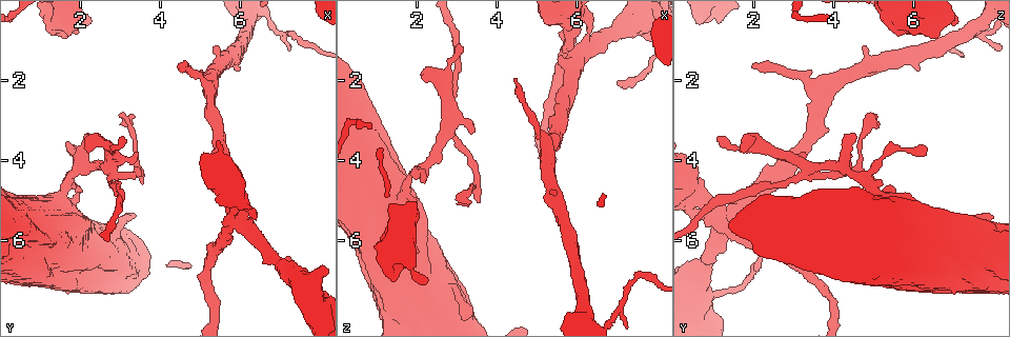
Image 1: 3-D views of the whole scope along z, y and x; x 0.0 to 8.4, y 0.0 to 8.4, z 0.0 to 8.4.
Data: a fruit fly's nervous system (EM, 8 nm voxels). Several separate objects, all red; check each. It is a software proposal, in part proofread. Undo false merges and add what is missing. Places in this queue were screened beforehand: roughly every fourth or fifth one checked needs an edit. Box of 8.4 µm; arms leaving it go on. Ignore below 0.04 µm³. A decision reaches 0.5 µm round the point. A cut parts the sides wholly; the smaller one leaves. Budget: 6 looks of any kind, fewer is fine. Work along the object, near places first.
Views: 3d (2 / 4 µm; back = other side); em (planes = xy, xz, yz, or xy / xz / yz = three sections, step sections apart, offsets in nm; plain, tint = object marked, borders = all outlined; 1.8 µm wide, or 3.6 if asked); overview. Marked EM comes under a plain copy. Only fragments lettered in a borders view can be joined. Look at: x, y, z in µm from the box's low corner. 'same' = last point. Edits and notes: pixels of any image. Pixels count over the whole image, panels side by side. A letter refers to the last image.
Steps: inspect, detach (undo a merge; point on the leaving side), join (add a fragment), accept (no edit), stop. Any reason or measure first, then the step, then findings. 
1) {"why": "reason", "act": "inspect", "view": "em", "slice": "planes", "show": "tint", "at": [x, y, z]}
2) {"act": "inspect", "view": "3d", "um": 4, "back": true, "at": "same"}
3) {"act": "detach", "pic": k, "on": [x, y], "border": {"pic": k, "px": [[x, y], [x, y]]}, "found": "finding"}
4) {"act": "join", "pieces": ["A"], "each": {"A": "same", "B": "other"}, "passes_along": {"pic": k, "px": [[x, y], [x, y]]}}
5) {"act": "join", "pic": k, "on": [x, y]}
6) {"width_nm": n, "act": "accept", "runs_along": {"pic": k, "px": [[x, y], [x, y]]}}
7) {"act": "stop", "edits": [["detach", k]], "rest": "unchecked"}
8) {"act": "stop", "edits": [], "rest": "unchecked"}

{"why": "an open end", "act": "inspect", "view": "em", "slice": "xz", "step": 4, "show": "borders", "at": [2.30, 0.60, 7.05]}

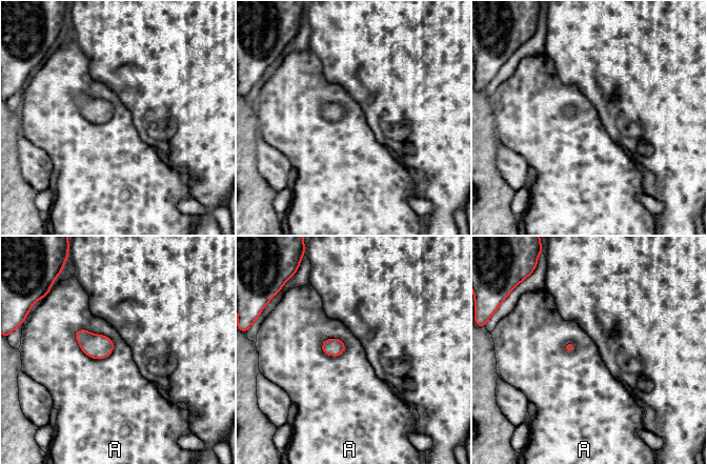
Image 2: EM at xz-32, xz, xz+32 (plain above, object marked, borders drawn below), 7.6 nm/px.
{"act": "accept", "each": {"A": "other"}, "border": {"pic": 2, "px": [[75, 331], [107, 336], [114, 348]]}, "found": "no lettered fragment goes on from it"}

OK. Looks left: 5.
{"why": "branch stops here", "act": "inspect", "view": "3d", "um": 2, "back": true, "at": [2.05, 3.85, 6.25]}

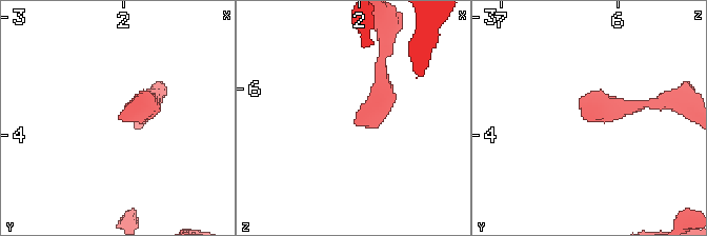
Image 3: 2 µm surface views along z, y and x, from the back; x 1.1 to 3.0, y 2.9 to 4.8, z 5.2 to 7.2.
{"act": "inspect", "view": "em", "slice": "planes", "show": "tint", "at": [2.04, 3.84, 6.28]}

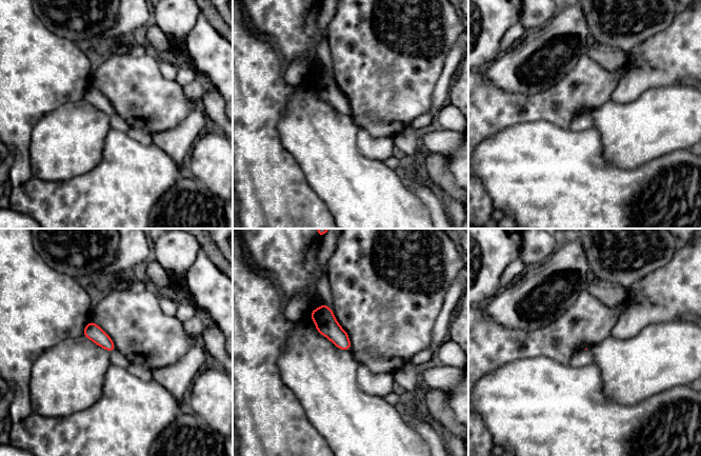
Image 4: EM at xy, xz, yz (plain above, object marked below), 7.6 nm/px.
{"why": "see the neighbours", "act": "inspect", "view": "em", "slice": "planes", "show": "borders", "at": "same"}

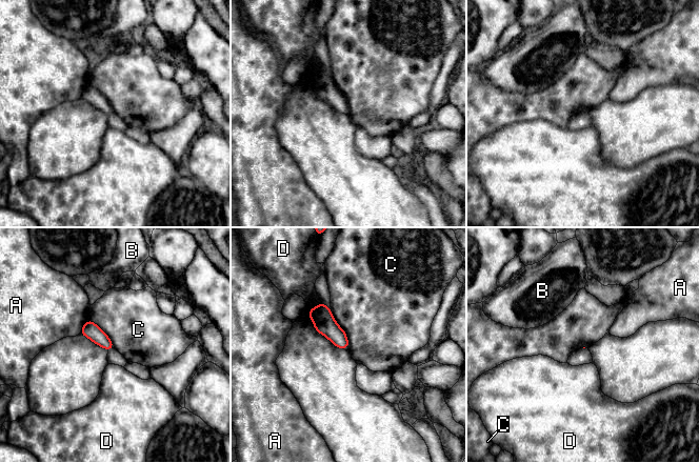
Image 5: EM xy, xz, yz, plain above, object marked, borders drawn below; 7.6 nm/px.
{"act": "accept", "each": {"A": "other", "B": "other", "C": "other", "D": "other"}, "border": {"pic": 5, "px": [[331, 311], [345, 334], [348, 347]]}, "found": "none of them fits"}

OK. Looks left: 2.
{"why": "an open end", "act": "inspect", "view": "em", "slice": "planes", "show": "tint", "at": [6.95, 6.75, 2.15]}

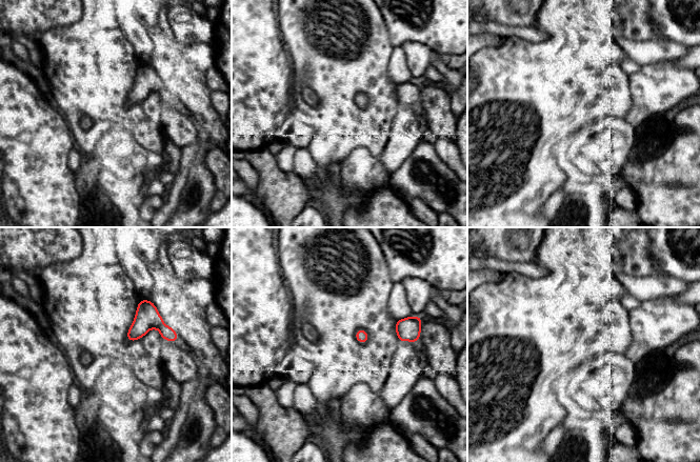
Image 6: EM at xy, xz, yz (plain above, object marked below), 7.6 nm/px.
{"act": "inspect", "view": "em", "slice": "planes", "show": "borders", "at": "same"}

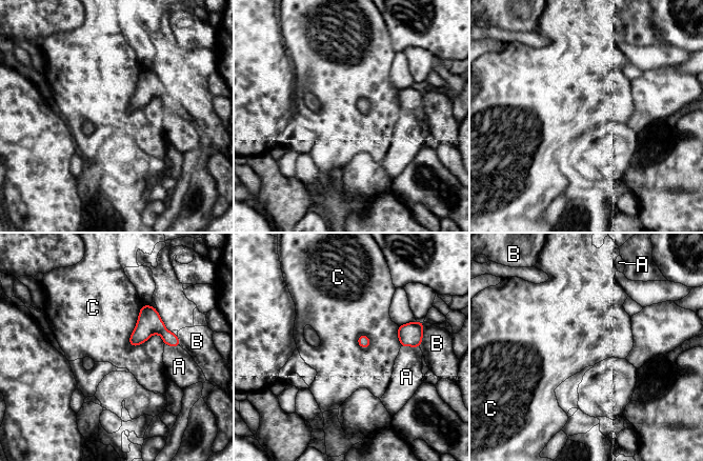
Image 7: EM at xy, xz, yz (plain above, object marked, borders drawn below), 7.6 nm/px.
{"width_nm": 80, "act": "accept", "each": {"A": "other", "B": "other", "C": "other"}, "border": {"pic": 7, "px": [[143, 304], [129, 344], [164, 343]]}, "found": "no lettered fragment goes on from it"}

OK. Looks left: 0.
{"act": "stop", "edits": [], "rest": "unchecked"}

